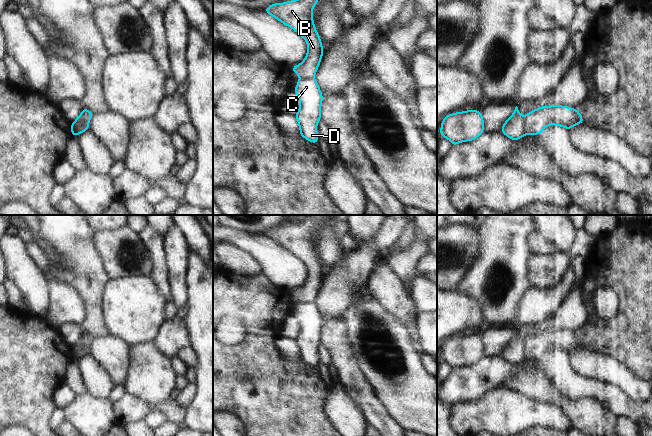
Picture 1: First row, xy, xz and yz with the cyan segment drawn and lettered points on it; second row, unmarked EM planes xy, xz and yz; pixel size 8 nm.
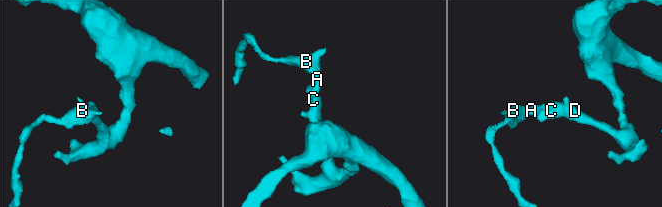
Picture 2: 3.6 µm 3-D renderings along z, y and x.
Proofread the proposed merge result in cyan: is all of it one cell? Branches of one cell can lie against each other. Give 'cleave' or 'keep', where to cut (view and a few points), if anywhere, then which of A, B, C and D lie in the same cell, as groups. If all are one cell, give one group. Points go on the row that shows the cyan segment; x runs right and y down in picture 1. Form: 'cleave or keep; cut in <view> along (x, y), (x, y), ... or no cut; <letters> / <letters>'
cleave; cut in yz along (523, 117), (523, 132), (525, 134); A B / C D

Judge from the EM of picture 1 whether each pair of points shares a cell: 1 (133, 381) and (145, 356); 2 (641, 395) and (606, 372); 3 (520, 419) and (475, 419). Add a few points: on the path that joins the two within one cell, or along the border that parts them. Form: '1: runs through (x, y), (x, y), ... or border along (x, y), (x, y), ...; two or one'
1: runs through (139, 375), (145, 369), (145, 362); one
2: runs through (632, 386), (622, 377), (615, 374); one
3: runs through (509, 419), (486, 419); one

